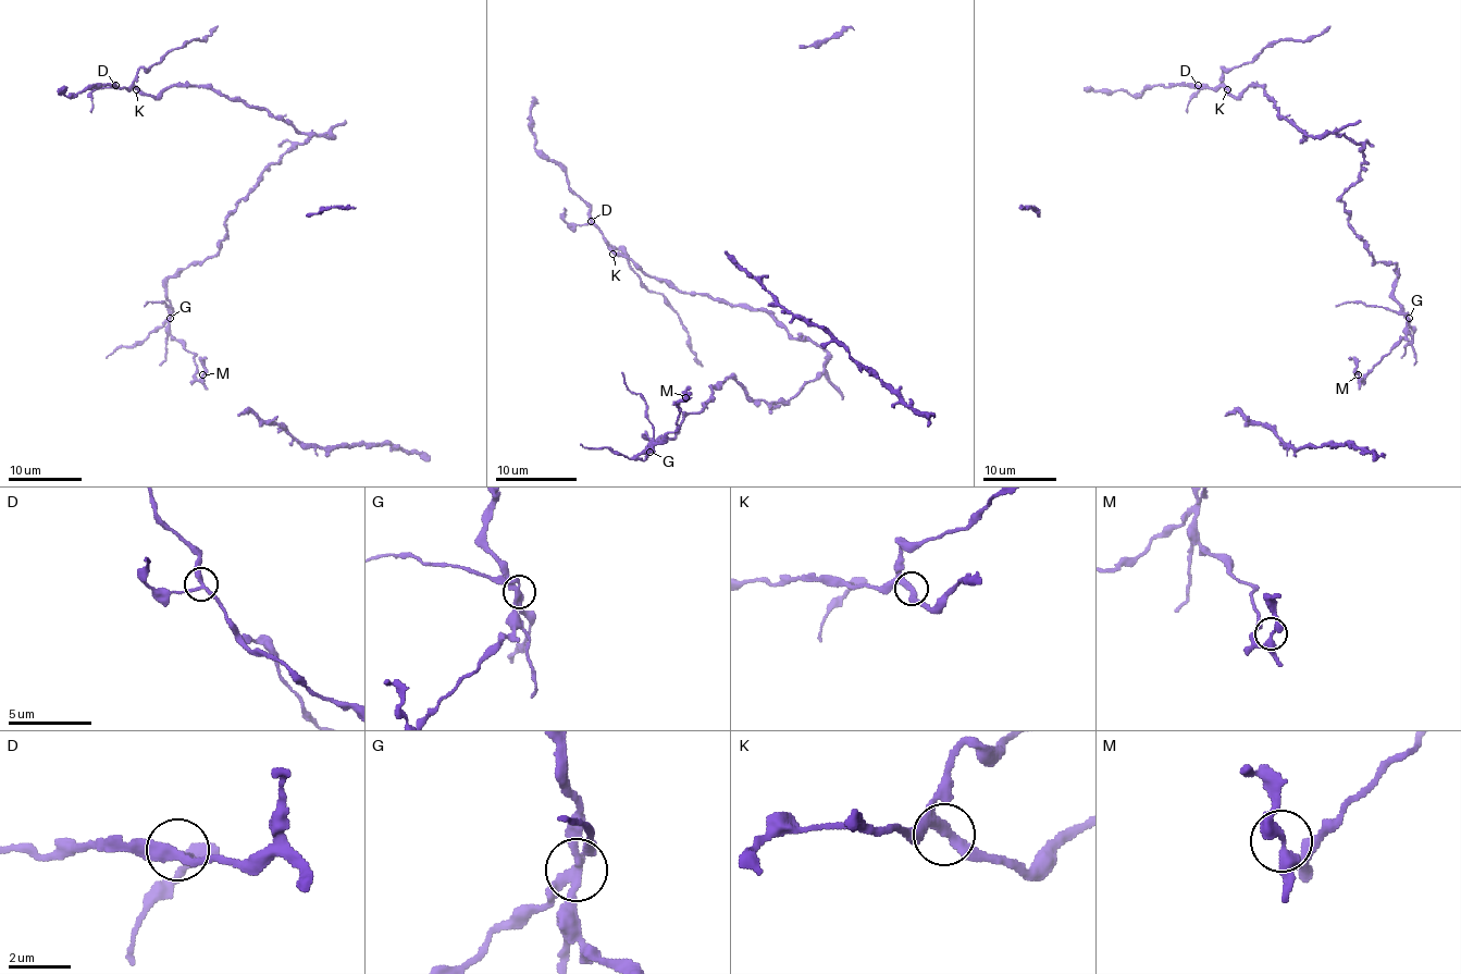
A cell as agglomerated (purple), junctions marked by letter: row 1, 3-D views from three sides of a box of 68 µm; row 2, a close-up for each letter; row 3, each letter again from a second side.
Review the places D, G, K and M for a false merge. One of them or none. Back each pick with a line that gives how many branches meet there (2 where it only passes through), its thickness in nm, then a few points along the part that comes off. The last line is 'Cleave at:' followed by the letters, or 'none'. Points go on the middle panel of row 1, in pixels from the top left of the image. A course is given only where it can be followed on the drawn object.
G: Branches: 3. Thickness 260 nm. Course of the part to remove: (649, 452), (654, 449), (654, 427), (649, 423), (647, 405), (627, 389), (621, 372)
Cleave at: G

